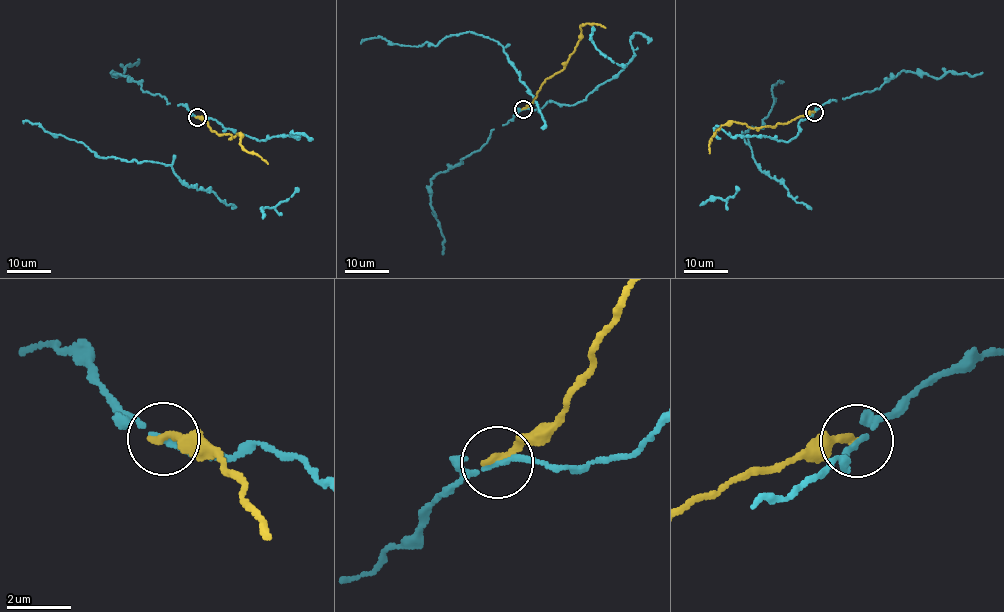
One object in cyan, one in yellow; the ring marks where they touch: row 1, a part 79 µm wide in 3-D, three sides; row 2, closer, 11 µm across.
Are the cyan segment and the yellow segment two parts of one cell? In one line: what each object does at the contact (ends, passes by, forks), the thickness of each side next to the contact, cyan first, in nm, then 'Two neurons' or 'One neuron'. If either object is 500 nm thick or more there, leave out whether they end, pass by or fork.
At the ring cyan passes by. At the ring yellow ends. Thickness 140 nm (cyan) against 260 nm. Two neurons

